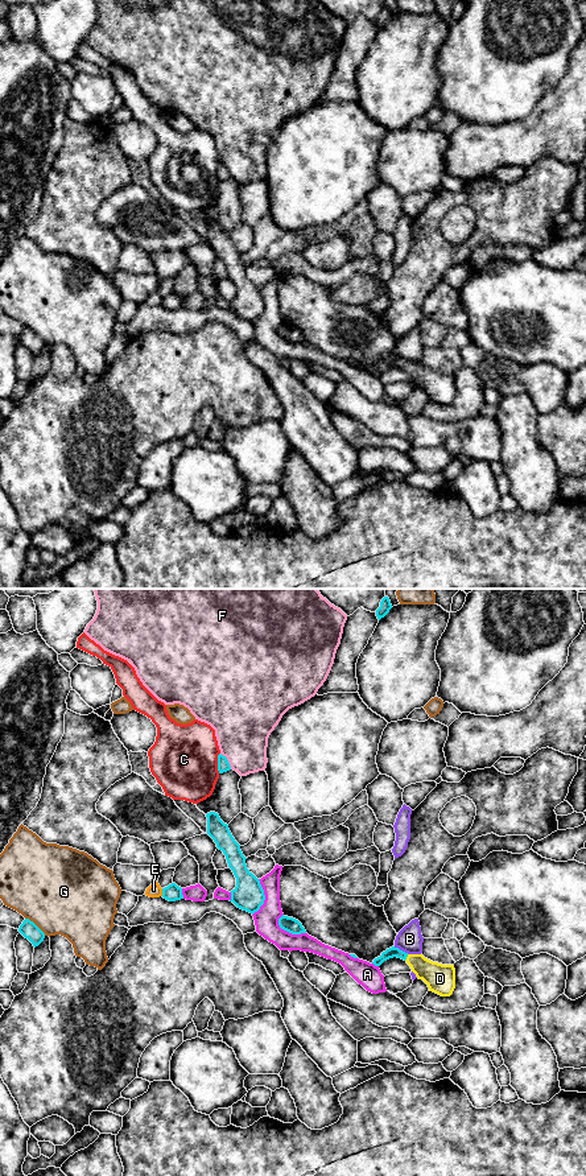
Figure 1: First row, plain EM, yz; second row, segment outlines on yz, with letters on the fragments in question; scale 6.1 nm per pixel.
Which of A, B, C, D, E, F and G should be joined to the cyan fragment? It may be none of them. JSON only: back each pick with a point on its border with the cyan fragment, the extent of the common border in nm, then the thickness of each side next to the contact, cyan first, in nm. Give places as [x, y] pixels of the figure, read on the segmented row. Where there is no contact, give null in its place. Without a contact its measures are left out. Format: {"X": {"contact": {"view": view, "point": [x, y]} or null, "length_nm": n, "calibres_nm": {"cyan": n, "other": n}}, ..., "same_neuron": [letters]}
{"D": {"contact": {"view": "yz", "point": [407, 956]}, "length_nm": 50, "calibres_nm": {"cyan": 70, "other": 180}}, "same_neuron": ["D"]}

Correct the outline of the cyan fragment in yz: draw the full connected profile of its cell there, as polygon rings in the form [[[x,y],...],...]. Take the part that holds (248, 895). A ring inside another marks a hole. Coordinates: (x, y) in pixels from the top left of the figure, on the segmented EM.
[[[215,812],[207,813],[206,817],[207,834],[214,839],[216,847],[223,851],[228,867],[236,878],[236,887],[231,891],[230,901],[253,915],[265,900],[260,880],[247,868],[247,858],[243,855],[240,845],[232,837],[228,825]]]

